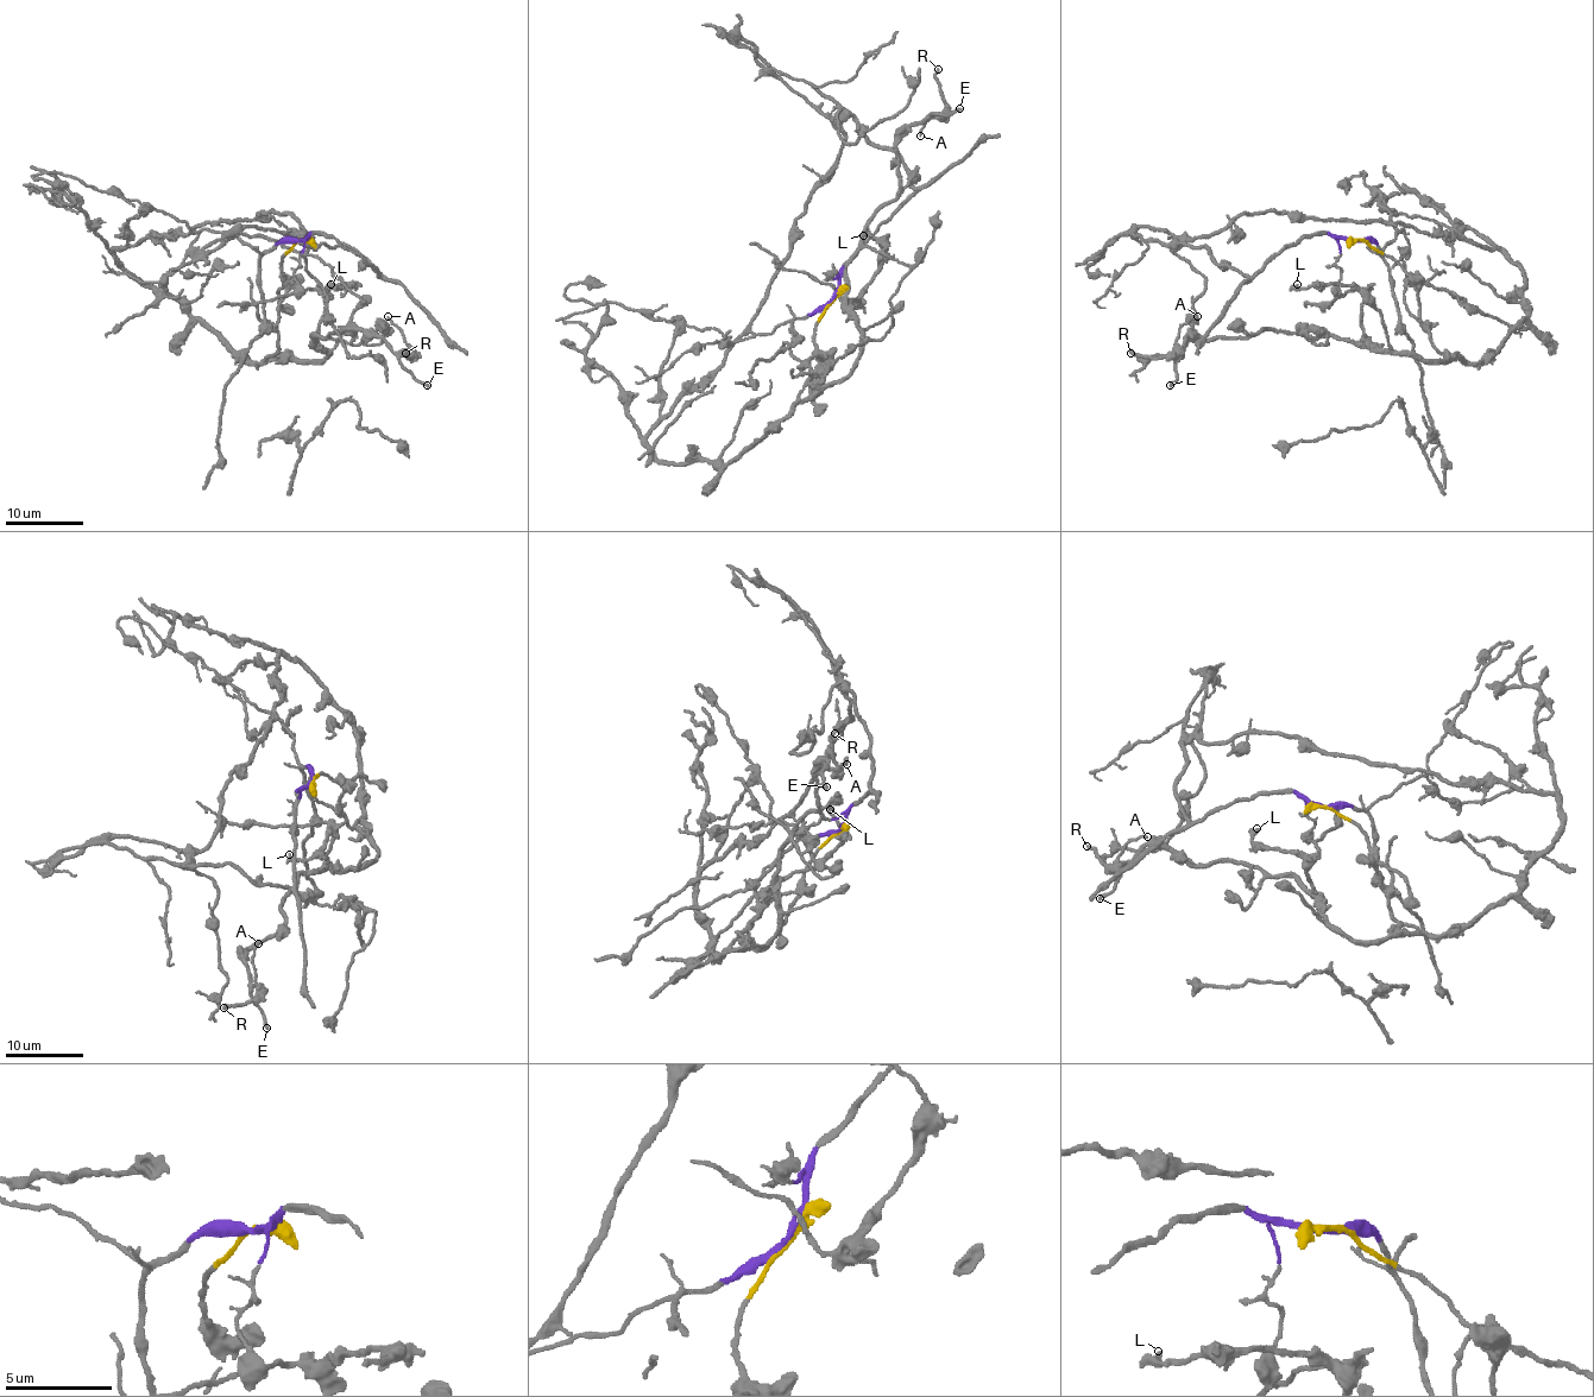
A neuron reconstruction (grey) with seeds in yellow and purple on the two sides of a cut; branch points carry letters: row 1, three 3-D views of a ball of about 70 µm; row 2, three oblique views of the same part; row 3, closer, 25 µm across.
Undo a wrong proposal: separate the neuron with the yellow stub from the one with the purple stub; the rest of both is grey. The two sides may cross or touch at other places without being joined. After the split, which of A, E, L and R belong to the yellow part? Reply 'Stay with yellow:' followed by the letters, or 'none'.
Stay with yellow: A, E, L, R

